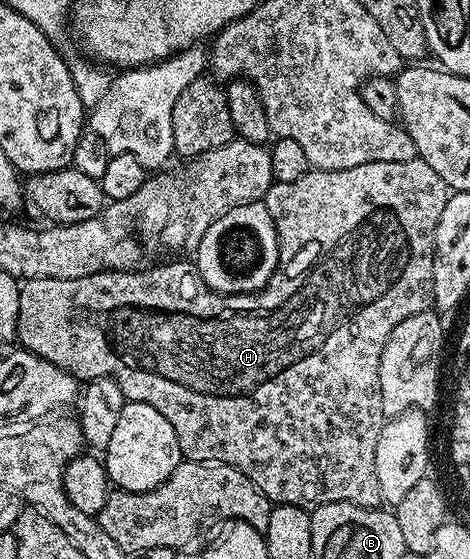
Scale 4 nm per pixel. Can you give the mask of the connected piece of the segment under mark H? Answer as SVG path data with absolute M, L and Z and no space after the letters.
M416 158L411 161L396 163L395 161L375 161L367 165L355 165L355 169L339 169L338 171L318 171L311 169L299 181L287 181L279 183L274 181L267 189L264 197L264 205L271 213L275 221L277 230L277 262L279 264L273 276L267 281L267 285L258 291L250 291L248 295L224 295L222 291L213 291L205 284L203 277L197 272L196 262L189 263L165 263L162 267L153 267L150 271L133 271L134 269L122 269L119 271L100 271L87 277L78 279L27 279L20 284L19 293L19 321L17 322L16 342L22 343L24 350L31 355L38 355L40 359L47 360L48 363L55 364L59 369L63 369L69 375L76 375L78 380L88 381L99 377L113 376L119 385L121 392L125 394L126 400L131 403L146 403L151 405L151 409L159 409L167 421L171 421L171 429L175 429L175 437L179 437L179 449L182 460L190 463L226 463L229 467L239 469L254 483L259 490L267 496L270 504L295 505L312 509L322 507L328 503L358 503L360 507L381 507L383 500L379 489L379 477L375 477L375 445L379 445L381 431L385 428L387 416L383 413L383 393L379 385L379 361L383 357L383 345L387 345L387 337L391 337L391 329L399 325L399 321L407 321L420 311L430 310L433 301L433 250L435 249L435 229L439 225L439 217L443 217L443 209L447 205L451 189L427 165L423 160Z

